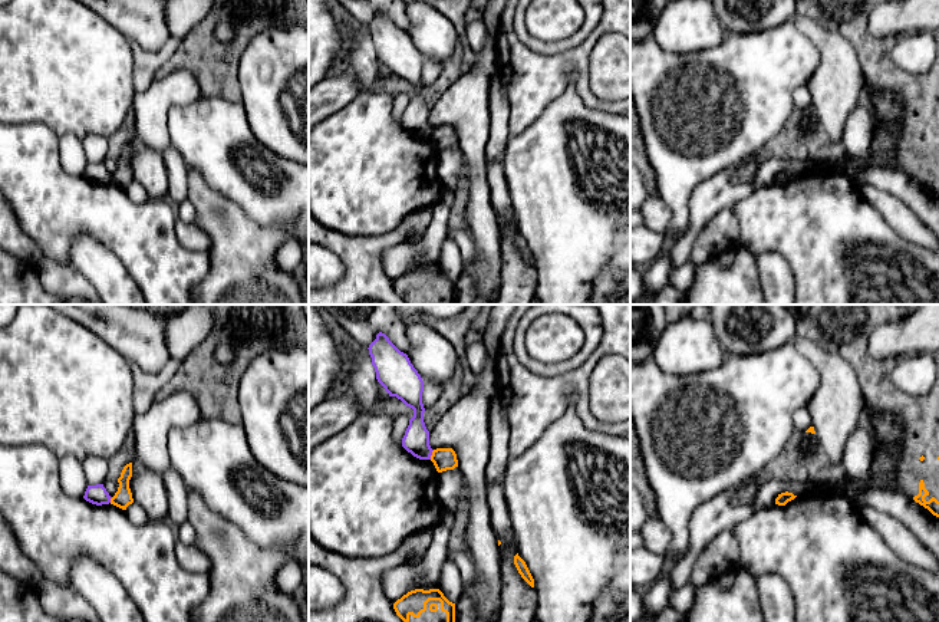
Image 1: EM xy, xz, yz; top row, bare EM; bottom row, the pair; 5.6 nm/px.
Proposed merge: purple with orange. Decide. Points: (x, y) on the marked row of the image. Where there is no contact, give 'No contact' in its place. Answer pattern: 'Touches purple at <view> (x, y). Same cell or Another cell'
Touches purple at xz (431, 454). Another cell

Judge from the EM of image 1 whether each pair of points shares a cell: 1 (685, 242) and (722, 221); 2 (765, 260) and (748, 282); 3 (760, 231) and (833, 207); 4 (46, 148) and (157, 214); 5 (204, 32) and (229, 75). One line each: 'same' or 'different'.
1: different
2: different
3: same
4: same
5: same

